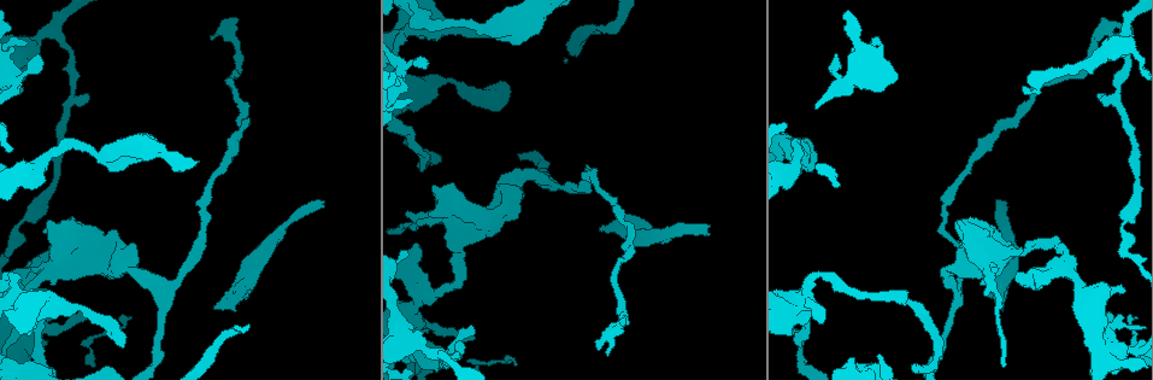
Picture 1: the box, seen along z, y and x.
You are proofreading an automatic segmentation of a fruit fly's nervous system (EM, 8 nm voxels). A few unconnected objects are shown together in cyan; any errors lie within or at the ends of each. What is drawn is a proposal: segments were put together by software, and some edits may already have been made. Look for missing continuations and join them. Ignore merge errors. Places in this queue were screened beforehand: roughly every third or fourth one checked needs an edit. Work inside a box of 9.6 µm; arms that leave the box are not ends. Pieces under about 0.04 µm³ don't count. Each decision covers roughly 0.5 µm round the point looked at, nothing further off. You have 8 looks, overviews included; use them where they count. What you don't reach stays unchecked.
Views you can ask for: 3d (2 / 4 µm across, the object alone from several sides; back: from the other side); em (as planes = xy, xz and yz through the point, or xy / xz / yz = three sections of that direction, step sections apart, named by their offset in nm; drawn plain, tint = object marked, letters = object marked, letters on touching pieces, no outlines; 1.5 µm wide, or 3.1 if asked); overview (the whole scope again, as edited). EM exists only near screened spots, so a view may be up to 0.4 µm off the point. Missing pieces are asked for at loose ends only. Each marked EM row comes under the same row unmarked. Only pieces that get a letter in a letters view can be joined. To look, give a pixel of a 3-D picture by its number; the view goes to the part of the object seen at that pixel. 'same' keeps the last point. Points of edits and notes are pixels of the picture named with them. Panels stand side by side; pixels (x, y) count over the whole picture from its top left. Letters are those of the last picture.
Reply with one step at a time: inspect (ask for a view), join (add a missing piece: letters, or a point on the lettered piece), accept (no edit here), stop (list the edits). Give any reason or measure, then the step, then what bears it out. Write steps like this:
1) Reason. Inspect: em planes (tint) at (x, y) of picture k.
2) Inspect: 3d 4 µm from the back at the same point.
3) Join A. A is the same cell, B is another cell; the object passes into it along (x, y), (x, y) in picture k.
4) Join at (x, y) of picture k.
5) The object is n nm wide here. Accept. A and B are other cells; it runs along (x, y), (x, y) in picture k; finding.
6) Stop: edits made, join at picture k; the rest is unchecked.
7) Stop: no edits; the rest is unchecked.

Free end. Inspect: em planes (letters) at (1109, 313) of picture 1.

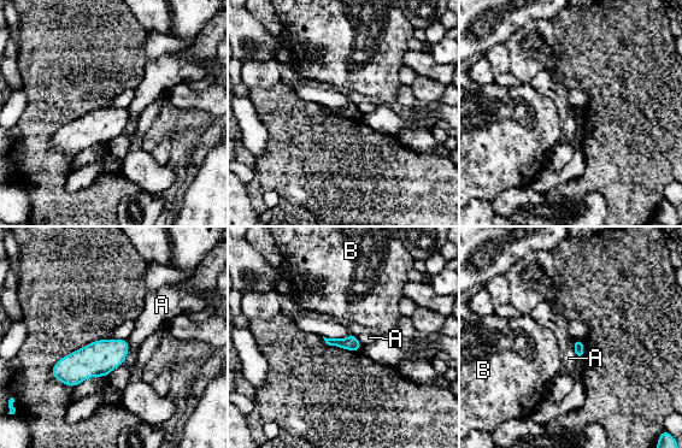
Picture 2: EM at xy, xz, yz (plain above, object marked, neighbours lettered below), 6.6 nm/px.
Accept. A and B are other cells; a border runs along (127, 340), (125, 359), (105, 376) in picture 2; no lettered piece goes on from it.

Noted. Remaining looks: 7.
Branch stops here. Inspect: em planes (letters) at (1023, 86) of picture 1.

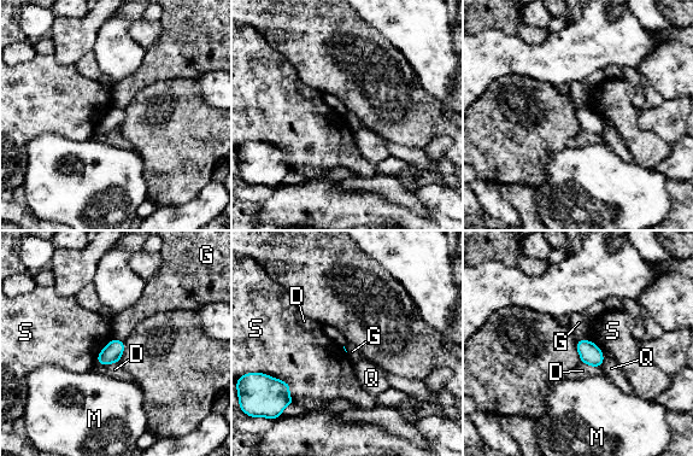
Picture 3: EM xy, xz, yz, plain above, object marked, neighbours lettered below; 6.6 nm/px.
Accept. D, G, M, Q and S are other cells; no lettered piece goes on from it.

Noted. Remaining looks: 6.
Tapers out. Inspect: em planes (letters) at (324, 202) of picture 1.

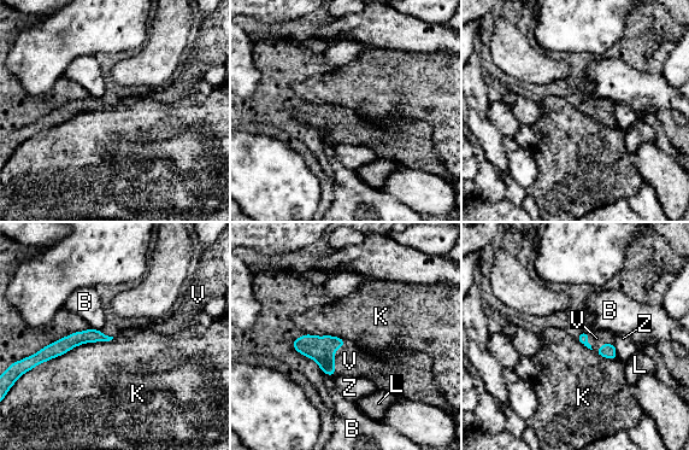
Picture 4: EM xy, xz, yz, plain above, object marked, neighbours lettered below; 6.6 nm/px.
Join V. V is the same cell, B, K, L and Z are other cells; it goes on there.

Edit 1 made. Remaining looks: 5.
Stop: edits made, join at picture 4; the rest is unchecked.

